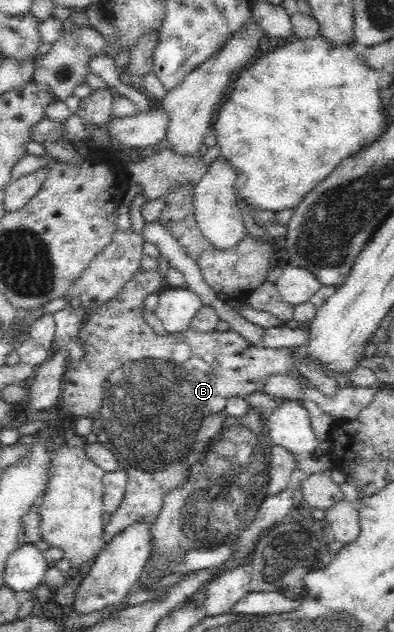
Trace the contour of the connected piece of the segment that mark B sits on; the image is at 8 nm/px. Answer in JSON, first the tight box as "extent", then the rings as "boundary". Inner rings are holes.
{"extent":[60,269,299,544],"boundary":[[[138,269],[122,291],[96,308],[96,312],[83,324],[79,333],[82,338],[76,340],[82,340],[82,348],[86,350],[84,360],[68,360],[66,364],[60,407],[66,408],[76,419],[92,419],[97,442],[114,454],[128,475],[124,498],[117,511],[111,514],[110,523],[104,527],[104,544],[132,523],[154,524],[164,495],[183,485],[189,477],[190,464],[185,464],[186,456],[190,454],[192,442],[196,442],[204,418],[224,413],[229,398],[242,397],[245,400],[247,396],[262,393],[272,375],[294,376],[299,373],[292,350],[255,347],[227,328],[224,332],[202,333],[190,327],[180,333],[156,334],[143,318],[143,303],[149,294],[165,287],[164,281],[158,271]]]}

